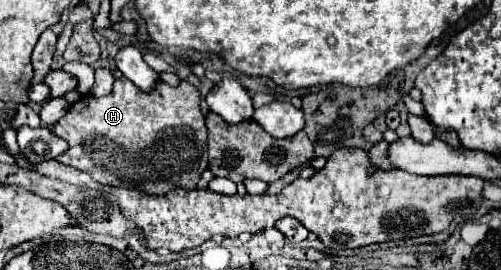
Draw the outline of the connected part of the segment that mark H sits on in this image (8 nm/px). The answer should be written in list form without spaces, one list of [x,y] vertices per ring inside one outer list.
[[[118,78],[110,94],[102,98],[82,96],[68,108],[64,118],[48,126],[68,142],[68,150],[56,160],[88,172],[98,184],[132,188],[144,194],[166,194],[176,188],[194,190],[200,174],[208,168],[200,102],[200,90],[186,80],[176,88],[158,82],[152,92],[144,92],[128,78]]]

